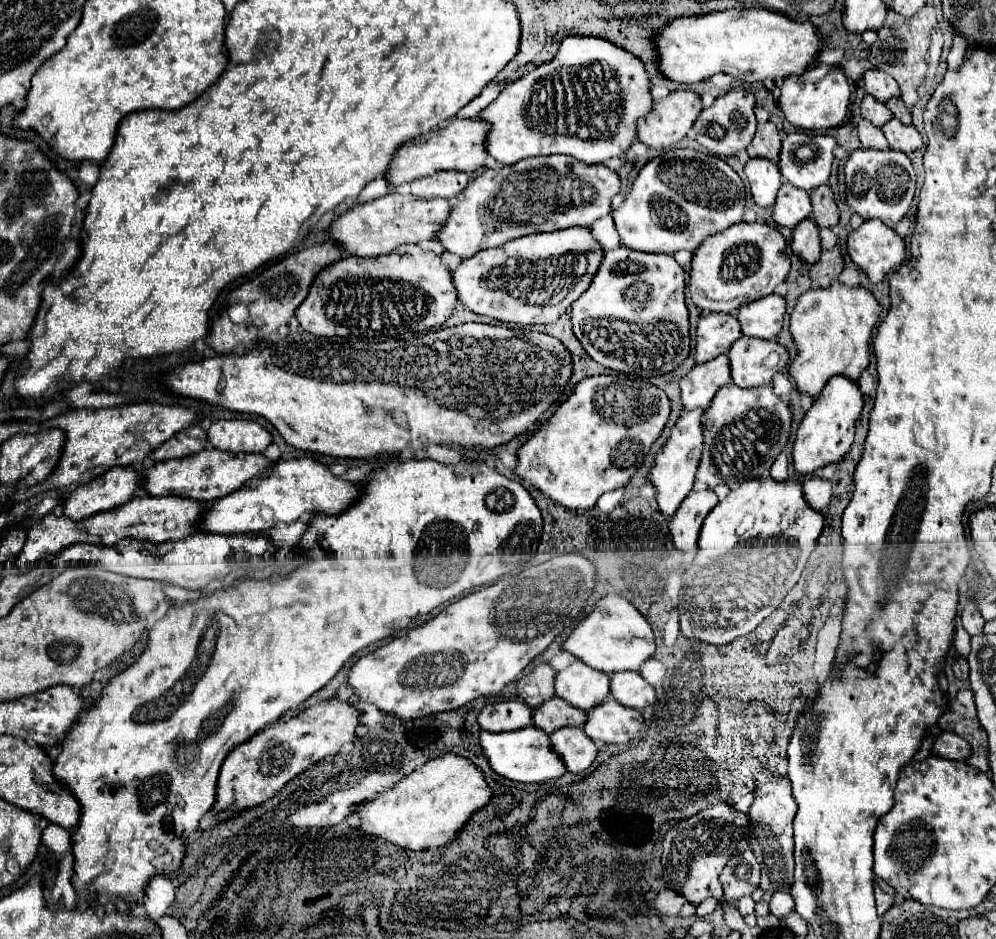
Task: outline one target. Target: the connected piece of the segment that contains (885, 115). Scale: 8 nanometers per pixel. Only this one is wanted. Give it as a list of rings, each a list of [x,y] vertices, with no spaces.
[[[864,95],[862,103],[860,103],[860,111],[862,111],[862,117],[868,119],[870,123],[874,123],[876,127],[882,127],[886,121],[892,119],[888,107],[886,107],[884,103],[876,101],[876,99],[870,97],[870,95]]]

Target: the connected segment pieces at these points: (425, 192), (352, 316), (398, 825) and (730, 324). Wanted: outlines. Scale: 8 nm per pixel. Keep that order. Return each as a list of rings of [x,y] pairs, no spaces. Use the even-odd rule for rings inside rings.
[[[438,171],[434,175],[412,181],[410,187],[416,199],[432,199],[432,197],[452,199],[468,185],[468,181],[470,175],[462,171]]]
[[[402,245],[398,247],[398,251],[392,251],[390,255],[378,255],[374,259],[358,259],[358,257],[350,257],[350,255],[344,255],[342,259],[334,261],[334,265],[328,265],[324,267],[312,281],[310,285],[310,291],[308,291],[308,297],[302,301],[302,305],[298,307],[296,311],[296,319],[298,323],[312,335],[316,337],[348,337],[352,335],[352,339],[394,339],[394,345],[396,345],[396,339],[406,339],[408,333],[410,335],[416,335],[416,333],[422,333],[422,331],[430,331],[430,329],[438,329],[438,325],[442,325],[446,321],[446,317],[454,311],[456,307],[456,289],[452,285],[452,277],[450,277],[450,269],[442,265],[440,261],[440,255],[432,253],[432,251],[424,251],[420,249],[418,245]]]
[[[446,753],[406,775],[376,801],[360,805],[360,831],[382,837],[412,851],[442,847],[458,835],[472,813],[482,809],[490,797],[492,789],[486,785],[480,769],[460,755]]]
[[[706,313],[696,325],[696,363],[728,353],[730,343],[742,337],[738,319],[728,313]]]

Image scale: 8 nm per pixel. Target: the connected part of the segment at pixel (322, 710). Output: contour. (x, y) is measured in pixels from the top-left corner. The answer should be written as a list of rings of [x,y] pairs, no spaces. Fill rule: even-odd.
[[[322,701],[298,715],[294,715],[290,721],[282,723],[282,725],[270,725],[262,731],[258,731],[254,737],[250,737],[248,741],[240,743],[238,747],[234,747],[226,761],[220,767],[220,775],[218,775],[218,787],[216,787],[216,803],[214,803],[214,813],[228,813],[228,815],[238,815],[242,811],[248,811],[252,807],[258,807],[260,803],[272,799],[290,779],[294,779],[296,775],[300,775],[302,771],[306,771],[310,765],[318,763],[320,759],[328,757],[328,755],[336,755],[342,747],[352,745],[352,741],[356,739],[354,729],[358,727],[358,715],[360,711],[348,703],[342,701]]]

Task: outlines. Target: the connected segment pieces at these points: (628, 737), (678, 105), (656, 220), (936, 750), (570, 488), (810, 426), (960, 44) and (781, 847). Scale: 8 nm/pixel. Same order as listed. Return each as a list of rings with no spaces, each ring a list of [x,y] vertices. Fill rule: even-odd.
[[[608,697],[586,713],[584,733],[594,743],[628,743],[640,735],[642,723],[640,711],[628,709],[614,697]]]
[[[672,91],[668,97],[660,99],[660,101],[654,101],[654,107],[650,109],[650,113],[644,115],[642,119],[638,119],[636,135],[650,149],[672,147],[686,137],[686,133],[694,125],[696,117],[700,115],[700,111],[702,111],[702,103],[700,103],[700,97],[696,93],[692,93],[692,91]]]
[[[666,149],[654,159],[650,159],[632,183],[630,193],[624,203],[612,213],[614,225],[620,233],[622,245],[634,251],[646,253],[666,253],[674,255],[680,249],[694,251],[704,237],[720,233],[730,225],[742,221],[744,215],[744,183],[738,173],[720,157],[706,155],[694,149]]]
[[[940,733],[936,739],[934,739],[934,745],[932,745],[932,755],[938,755],[942,759],[956,759],[956,761],[962,761],[970,755],[970,745],[954,735],[954,733]]]
[[[622,375],[584,377],[568,395],[568,399],[550,415],[550,419],[542,423],[518,449],[518,463],[514,473],[520,479],[530,481],[552,501],[570,511],[592,509],[602,493],[620,489],[628,483],[628,479],[636,473],[638,463],[644,461],[652,443],[662,433],[668,415],[670,405],[666,393],[648,381],[634,381],[628,375],[624,375],[624,383]]]
[[[846,377],[830,379],[830,383],[826,383],[822,395],[818,395],[818,399],[812,403],[810,411],[804,415],[796,431],[796,441],[792,447],[794,471],[798,475],[808,475],[820,467],[840,463],[854,441],[854,423],[860,417],[862,407],[864,401],[856,383]]]
[[[954,35],[954,47],[948,55],[948,69],[958,69],[964,63],[964,53],[966,53],[966,41],[960,35]]]
[[[762,771],[754,779],[754,803],[748,809],[750,819],[750,849],[754,851],[760,867],[762,867],[762,883],[764,891],[784,891],[792,883],[794,871],[794,843],[792,843],[792,819],[796,815],[796,801],[792,797],[790,779],[786,775],[776,775],[772,771]]]

